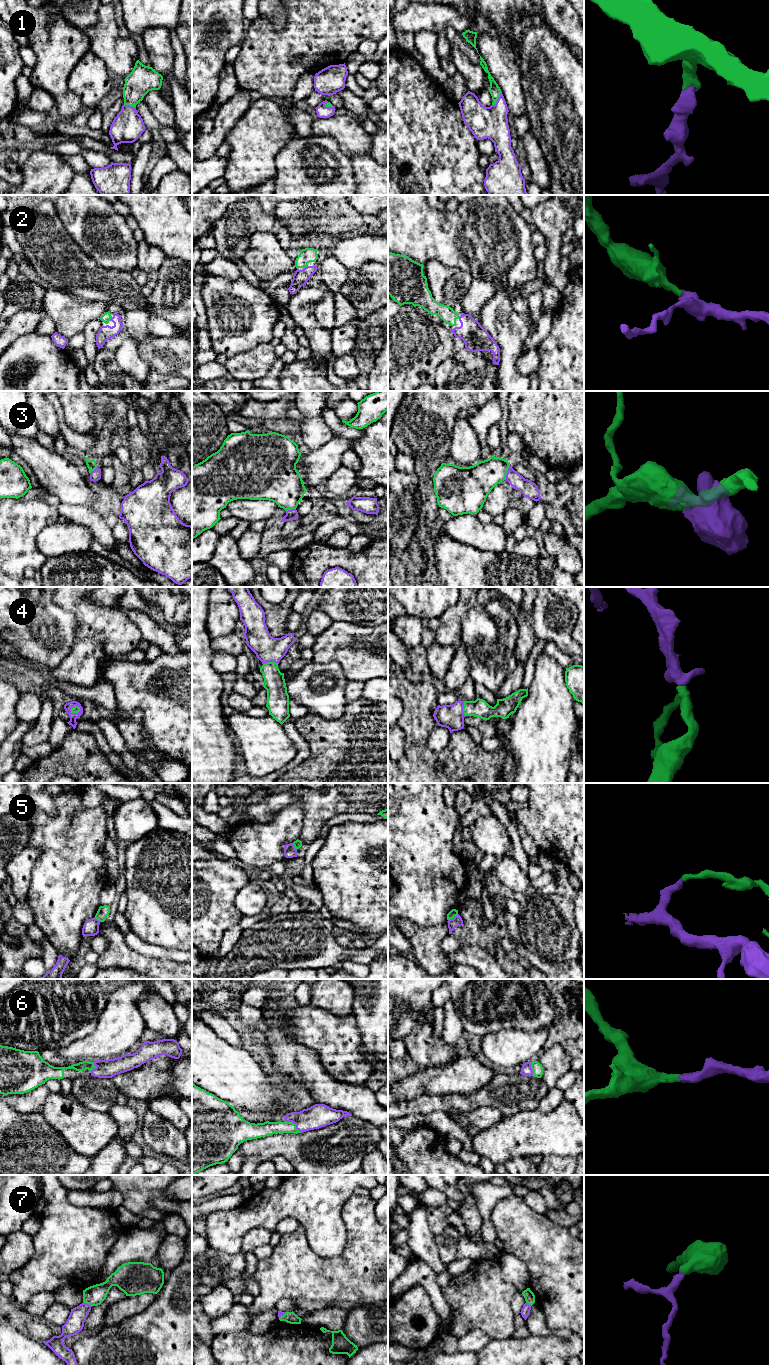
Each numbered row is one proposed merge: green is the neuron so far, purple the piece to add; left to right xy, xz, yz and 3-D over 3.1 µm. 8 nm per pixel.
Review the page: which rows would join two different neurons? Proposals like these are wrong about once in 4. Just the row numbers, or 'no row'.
5

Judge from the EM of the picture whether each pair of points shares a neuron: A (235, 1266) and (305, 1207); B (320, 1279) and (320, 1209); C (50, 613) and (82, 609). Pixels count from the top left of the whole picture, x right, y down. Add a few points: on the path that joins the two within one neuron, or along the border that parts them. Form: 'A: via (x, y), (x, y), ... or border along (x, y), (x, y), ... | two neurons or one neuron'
A: border along (216, 1249), (230, 1254), (240, 1252) | two neurons
B: border along (307, 1235), (319, 1255), (334, 1257), (343, 1250) | two neurons
C: border along (52, 597), (56, 604), (74, 617), (76, 631) | two neurons

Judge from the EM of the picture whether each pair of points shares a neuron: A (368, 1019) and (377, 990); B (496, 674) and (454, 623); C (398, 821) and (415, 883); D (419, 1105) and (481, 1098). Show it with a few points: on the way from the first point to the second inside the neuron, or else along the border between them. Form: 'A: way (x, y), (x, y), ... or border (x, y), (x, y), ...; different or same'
A: way (375, 1012), (377, 1010), (377, 997); same
B: border (469, 609), (461, 619), (460, 642); different
C: way (409, 836), (415, 846), (415, 868); same
D: way (434, 1103), (466, 1102); same

